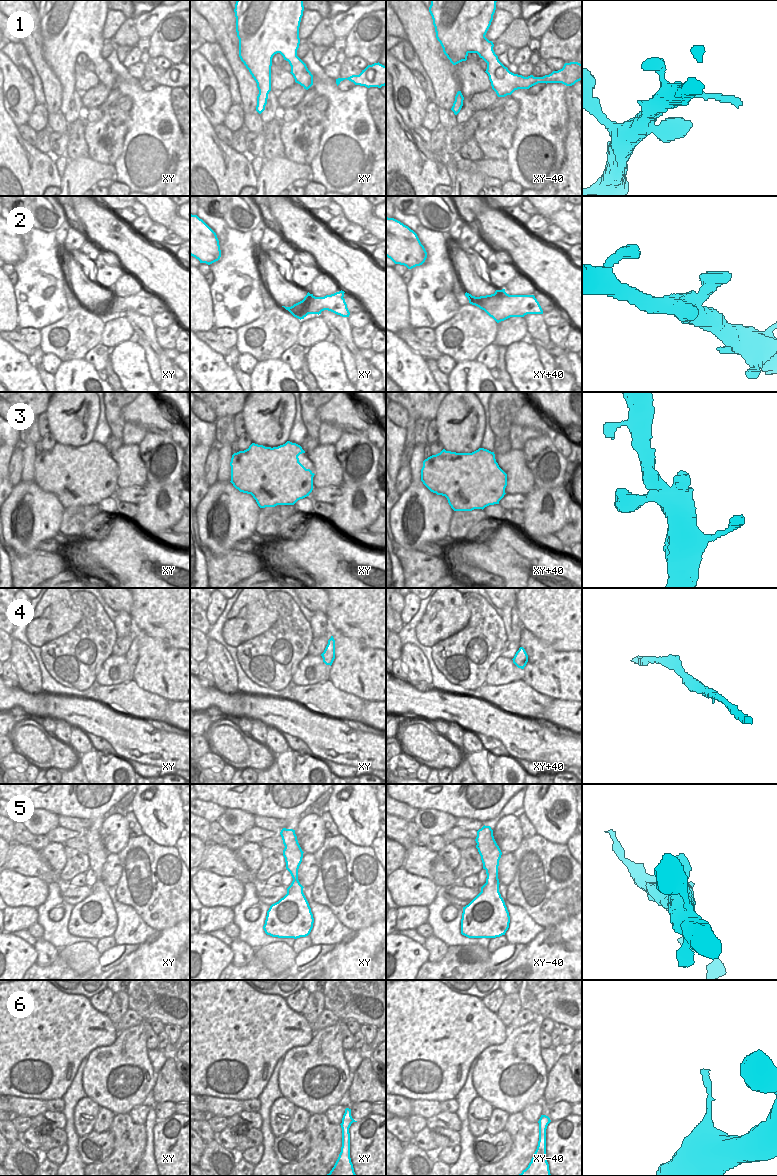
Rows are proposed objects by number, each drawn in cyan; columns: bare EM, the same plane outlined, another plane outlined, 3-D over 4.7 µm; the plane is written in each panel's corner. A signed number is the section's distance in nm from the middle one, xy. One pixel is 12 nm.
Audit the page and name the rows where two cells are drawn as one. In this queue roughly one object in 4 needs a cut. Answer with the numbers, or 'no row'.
3

